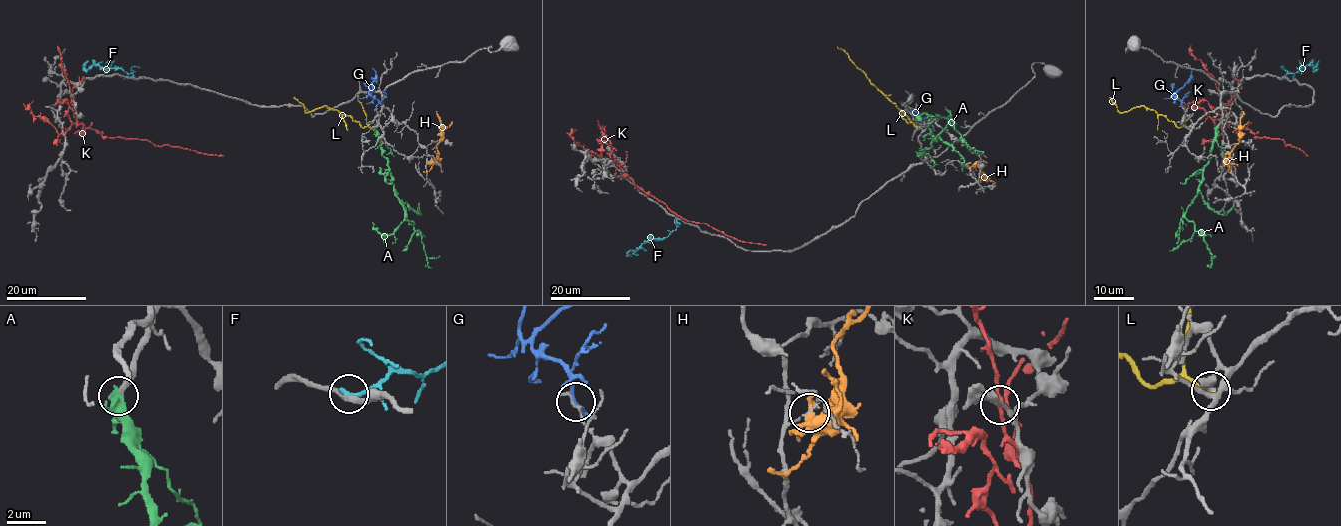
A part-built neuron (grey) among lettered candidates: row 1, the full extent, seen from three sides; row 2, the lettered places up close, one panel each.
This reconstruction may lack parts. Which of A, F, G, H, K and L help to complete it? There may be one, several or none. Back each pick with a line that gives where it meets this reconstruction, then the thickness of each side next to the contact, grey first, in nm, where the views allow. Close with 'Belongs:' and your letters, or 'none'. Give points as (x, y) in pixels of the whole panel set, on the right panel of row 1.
A: contact (1218, 126); calibres 300 and 380 nm
Belongs: A

